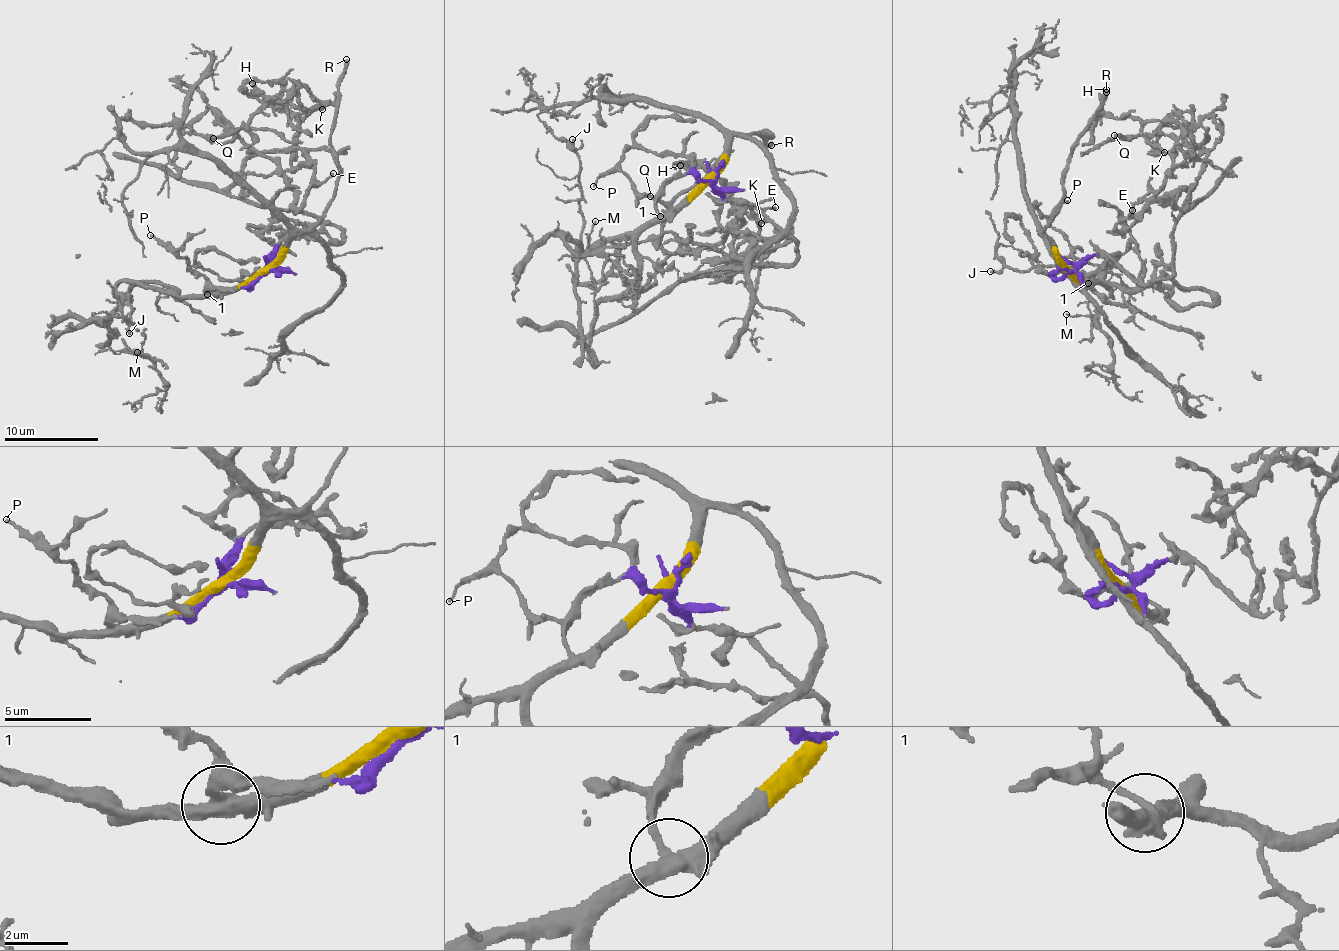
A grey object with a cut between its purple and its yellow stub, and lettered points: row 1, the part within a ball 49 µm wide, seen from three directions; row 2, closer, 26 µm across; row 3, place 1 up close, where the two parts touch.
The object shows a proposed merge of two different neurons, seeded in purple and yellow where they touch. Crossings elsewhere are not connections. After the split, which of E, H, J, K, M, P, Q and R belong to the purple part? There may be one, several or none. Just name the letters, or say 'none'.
E, H, K, P, Q

